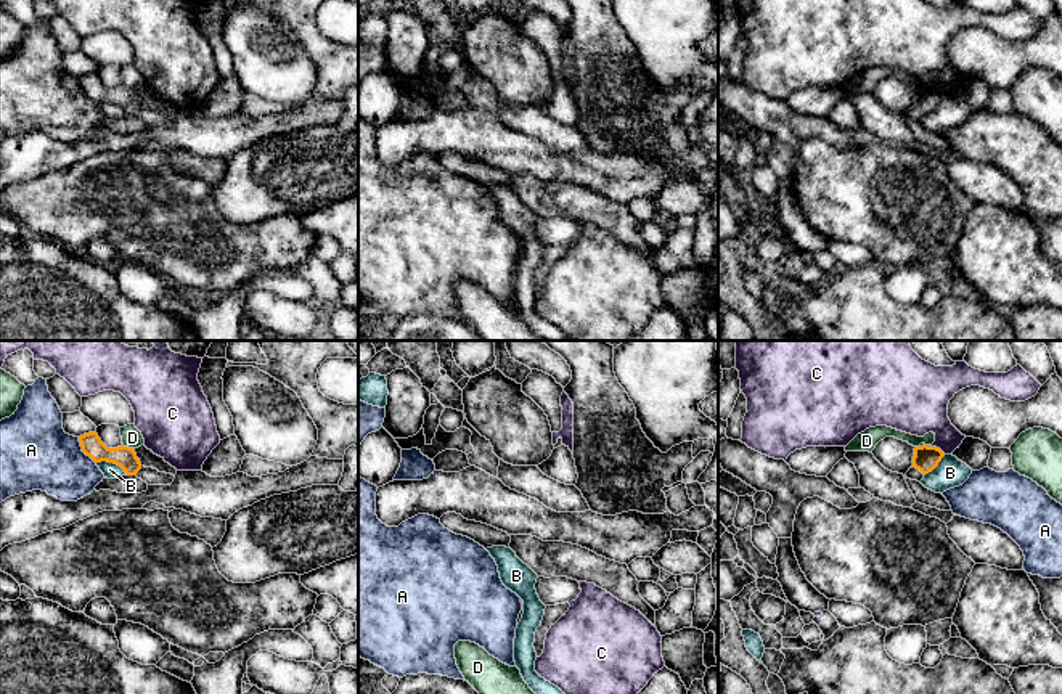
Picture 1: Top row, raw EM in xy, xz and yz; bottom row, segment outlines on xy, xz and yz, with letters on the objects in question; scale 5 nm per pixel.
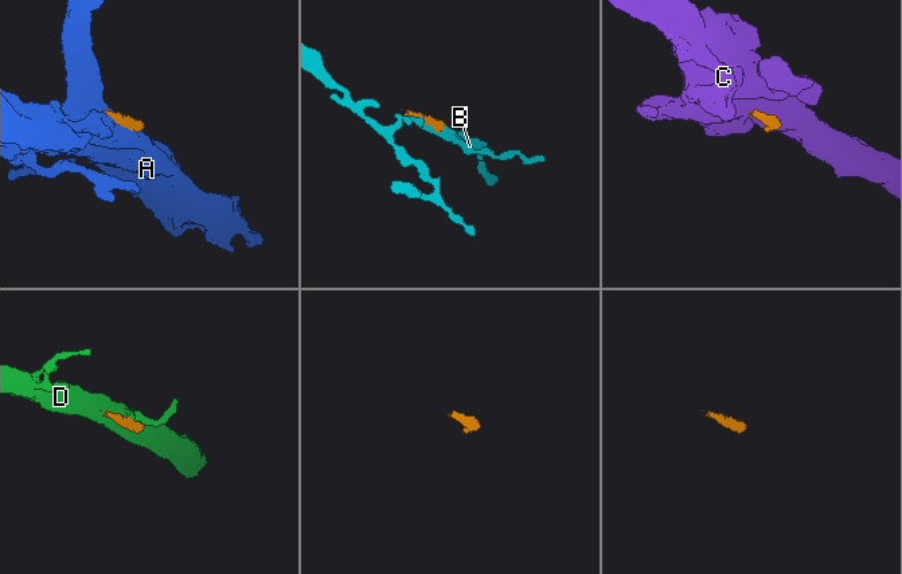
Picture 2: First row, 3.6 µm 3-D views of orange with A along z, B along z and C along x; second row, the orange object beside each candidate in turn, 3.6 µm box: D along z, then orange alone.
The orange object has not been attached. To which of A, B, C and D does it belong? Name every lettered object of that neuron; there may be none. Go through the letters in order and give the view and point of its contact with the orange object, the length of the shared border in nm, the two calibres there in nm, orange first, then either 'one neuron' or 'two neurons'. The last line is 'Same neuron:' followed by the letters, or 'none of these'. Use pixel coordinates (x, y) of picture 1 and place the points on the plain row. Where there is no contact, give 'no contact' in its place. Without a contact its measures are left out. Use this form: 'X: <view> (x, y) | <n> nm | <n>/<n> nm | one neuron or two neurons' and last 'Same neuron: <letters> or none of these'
A: xy (82, 90) | 160 nm | 110/360 nm | two neurons
B: xy (111, 102) | 160 nm | 110/80 nm | two neurons
C: yz (932, 87) | 140 nm | 130/340 nm | two neurons
D: xy (127, 87) | 60 nm | 110/100 nm | two neurons
Same neuron: none of these

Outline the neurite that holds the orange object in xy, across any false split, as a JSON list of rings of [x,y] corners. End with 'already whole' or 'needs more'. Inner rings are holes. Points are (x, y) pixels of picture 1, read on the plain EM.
[[[96,71],[79,77],[82,92],[90,96],[95,103],[108,101],[120,106],[127,116],[137,116],[148,125],[170,125],[175,119],[172,114],[159,112],[153,108],[145,108],[133,88],[117,87],[108,88]]]; needs more

